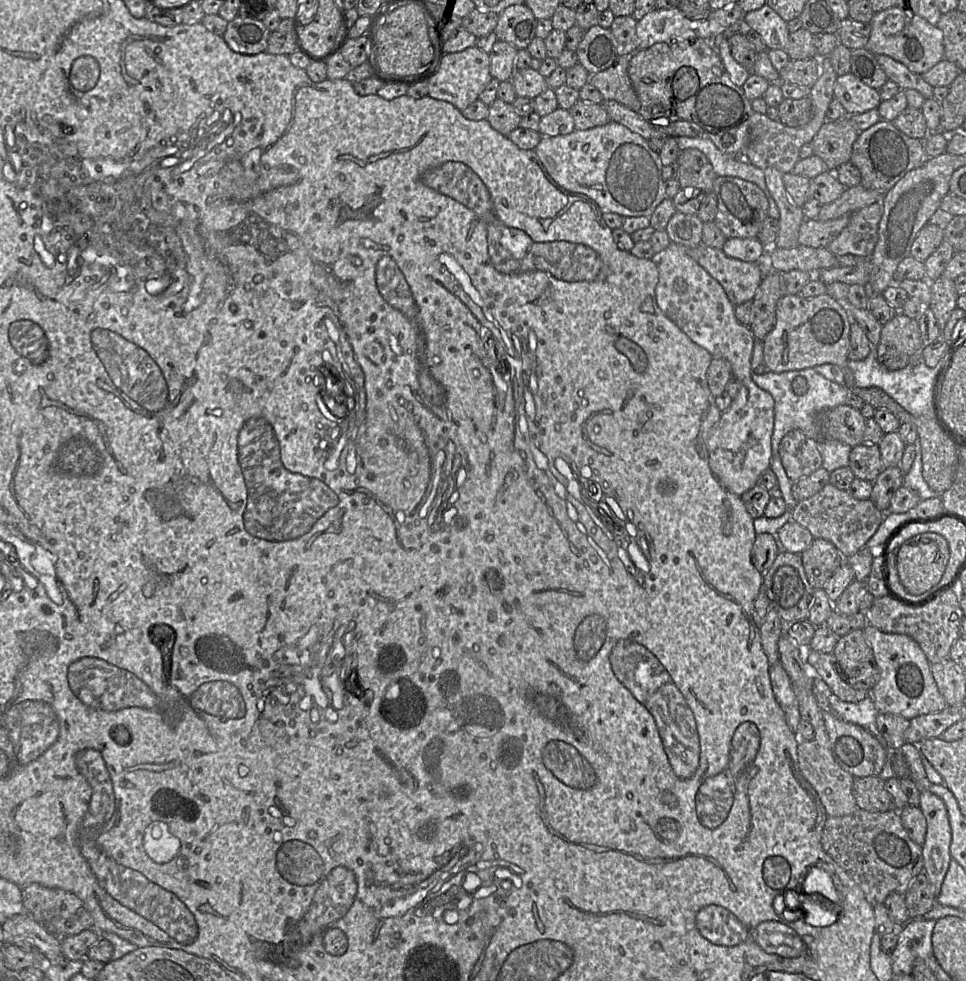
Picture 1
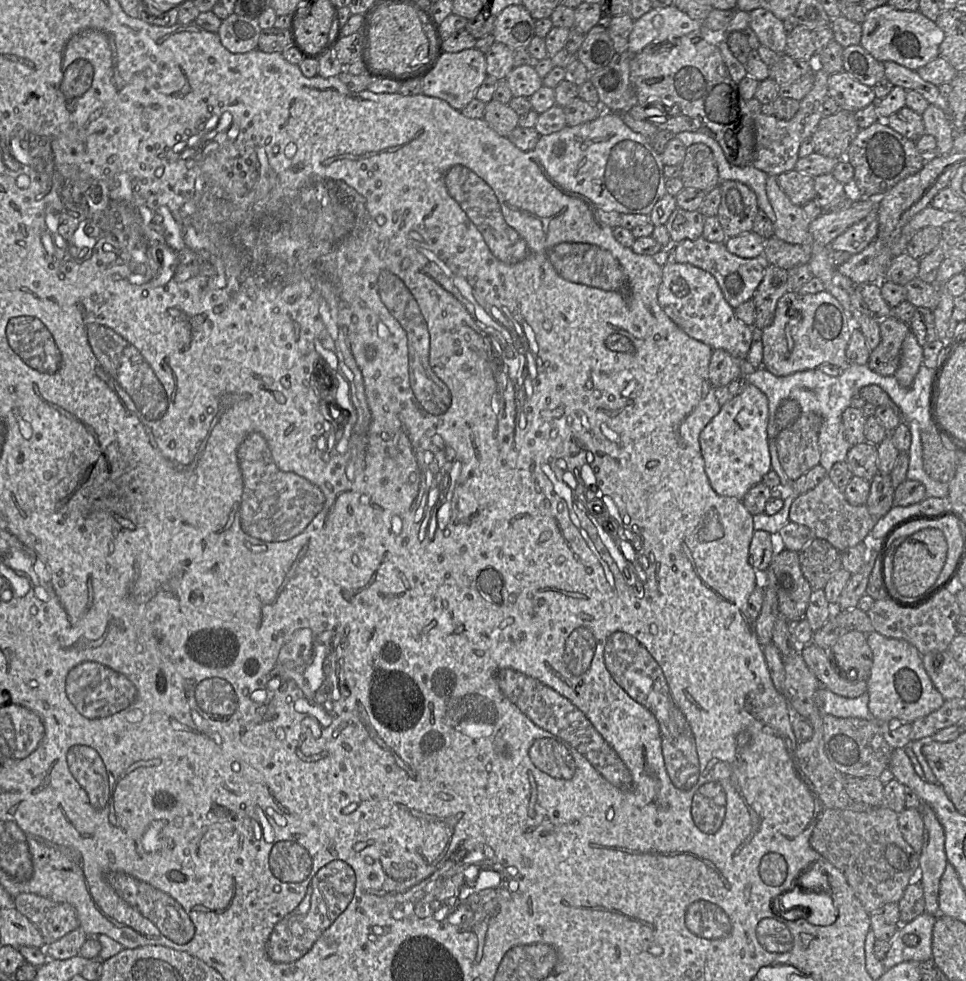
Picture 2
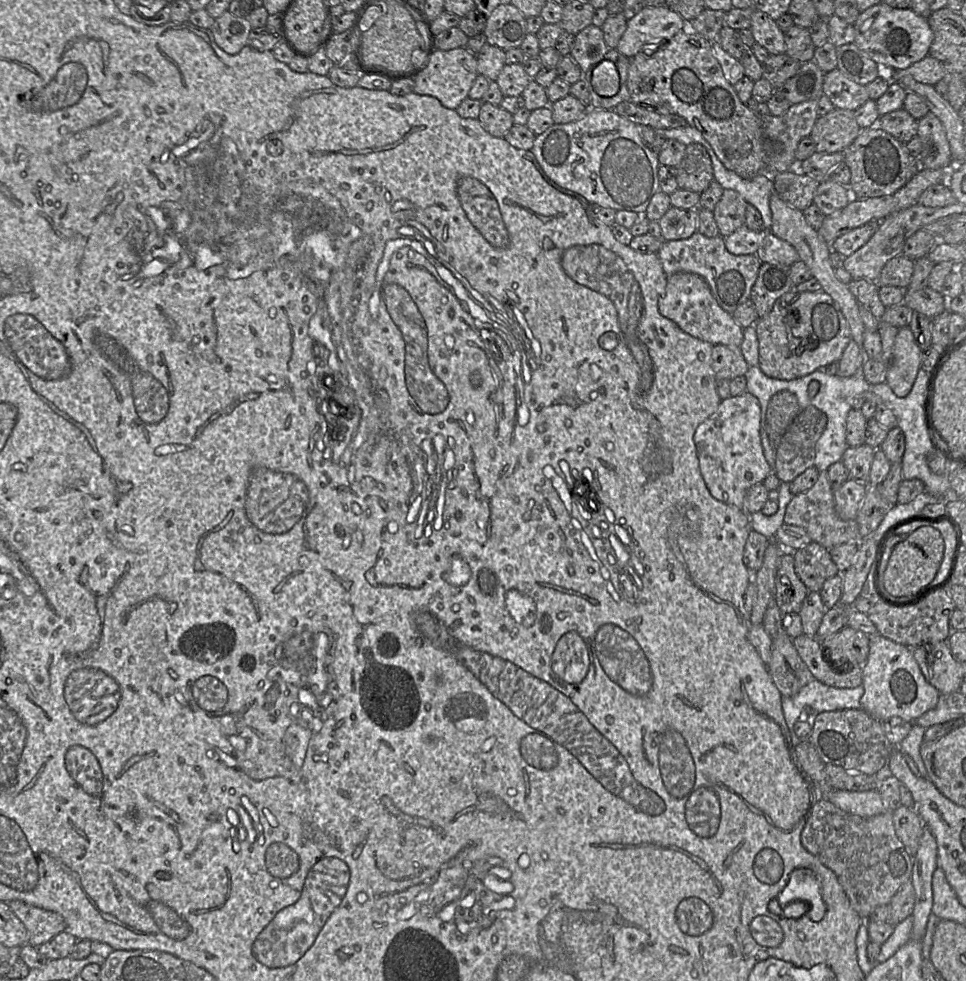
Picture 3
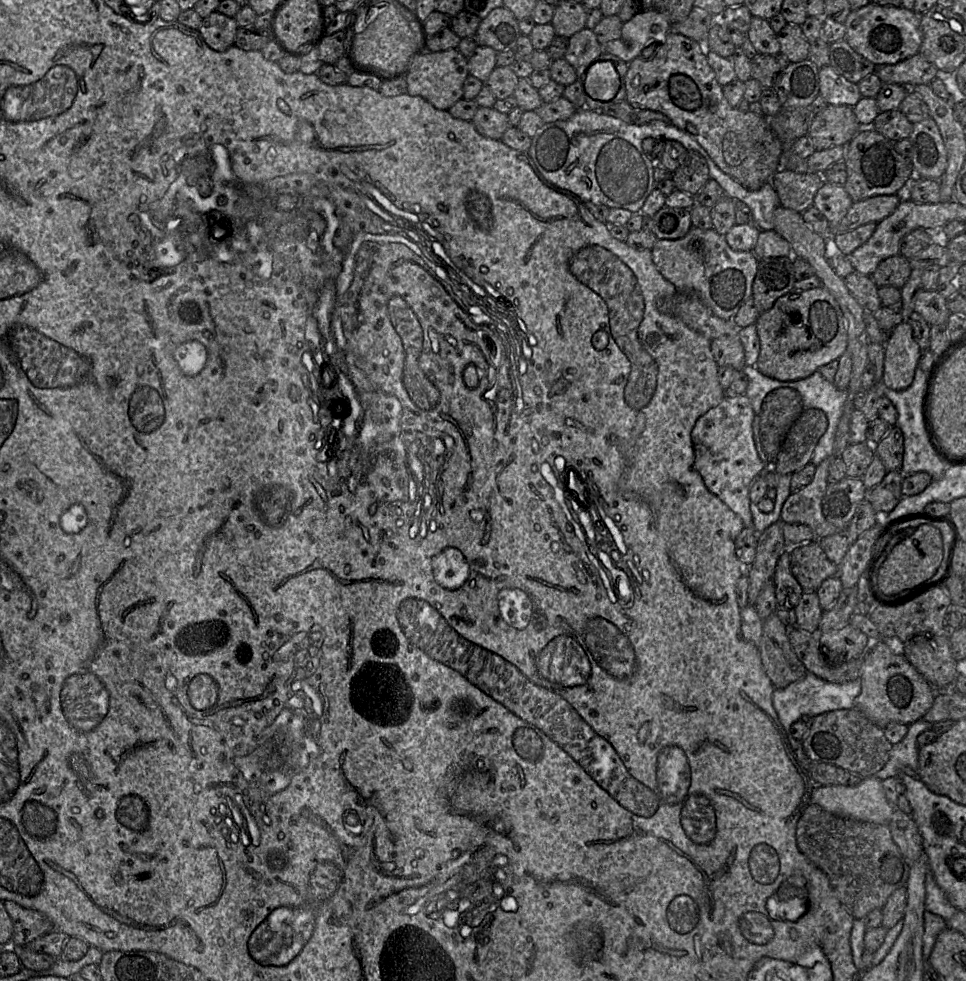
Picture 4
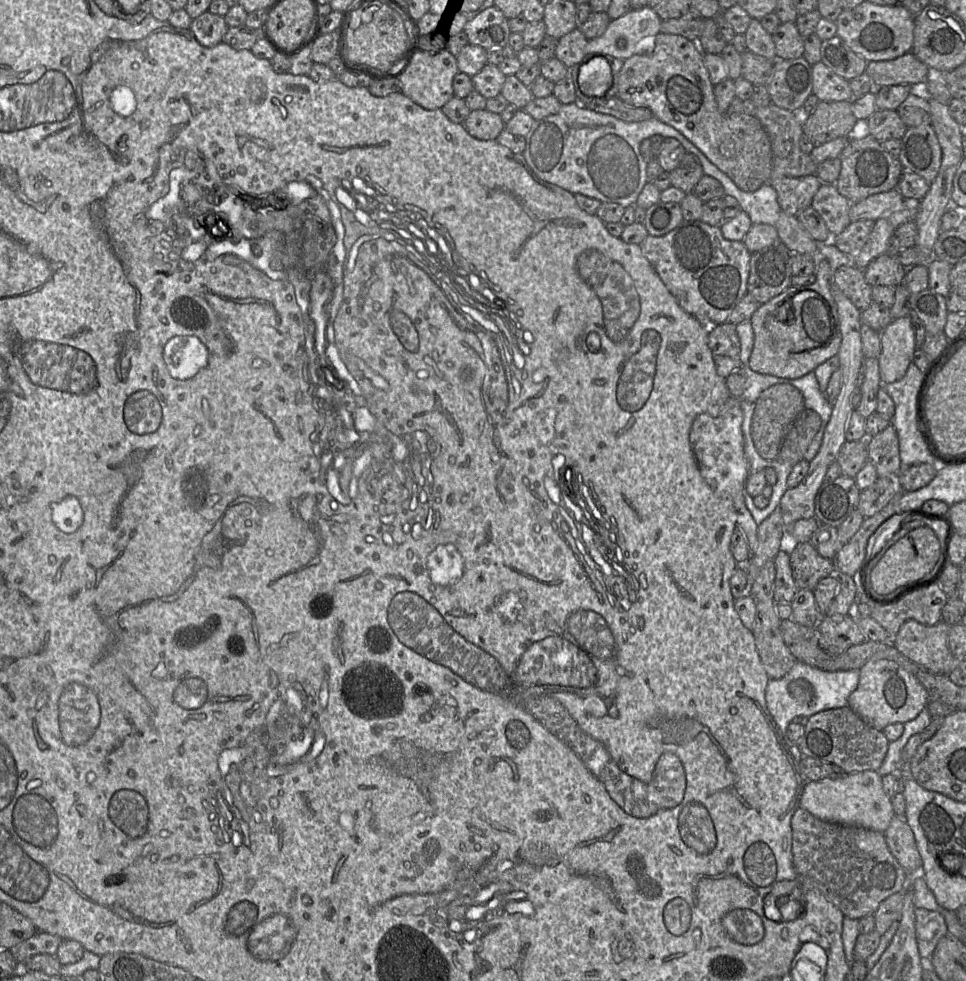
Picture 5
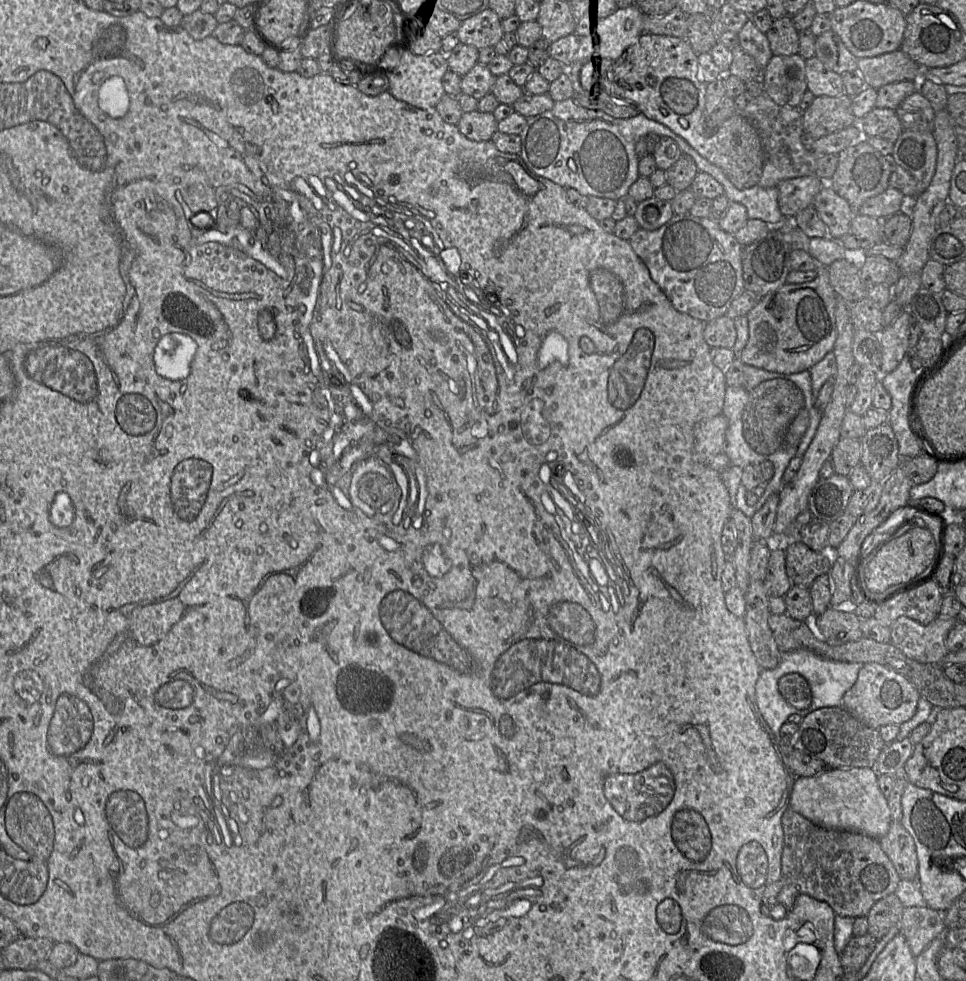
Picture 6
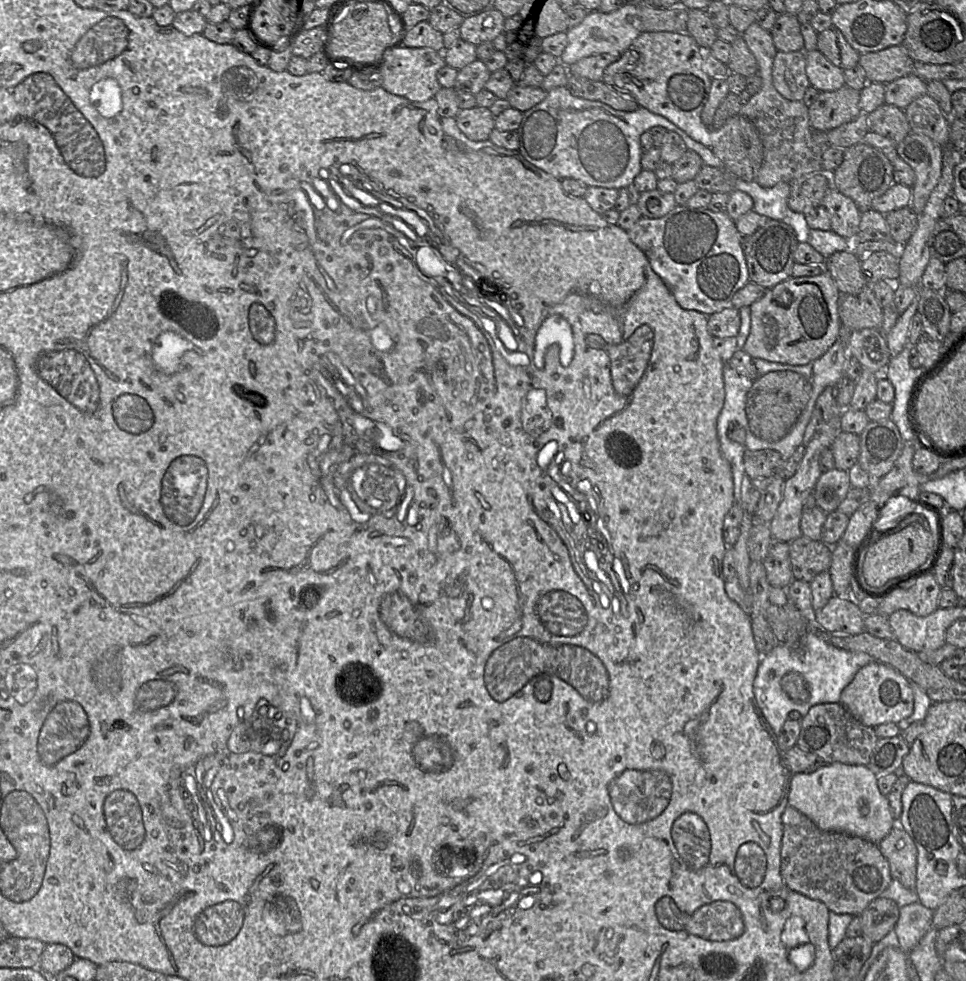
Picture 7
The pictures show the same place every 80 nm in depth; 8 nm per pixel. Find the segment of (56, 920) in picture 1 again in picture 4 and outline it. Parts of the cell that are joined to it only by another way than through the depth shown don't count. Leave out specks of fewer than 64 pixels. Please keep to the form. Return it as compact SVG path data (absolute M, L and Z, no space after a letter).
M3 901L13 923L11 946L19 948L54 930L52 921L43 913L20 906L14 901Z

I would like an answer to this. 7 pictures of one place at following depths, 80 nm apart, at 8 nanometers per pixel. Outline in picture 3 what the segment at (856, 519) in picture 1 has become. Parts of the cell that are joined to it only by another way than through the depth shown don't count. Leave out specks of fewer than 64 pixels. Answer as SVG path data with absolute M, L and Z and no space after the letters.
M827 471L819 473L816 483L808 491L793 496L786 507L784 523L803 528L811 541L827 549L857 542L861 538L856 520L842 520L837 515L834 508L833 489L829 483Z

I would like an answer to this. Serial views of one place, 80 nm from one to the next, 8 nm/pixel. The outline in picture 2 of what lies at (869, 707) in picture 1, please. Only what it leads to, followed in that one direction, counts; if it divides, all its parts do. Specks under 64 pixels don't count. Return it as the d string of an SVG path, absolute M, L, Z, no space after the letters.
M823 686L817 689L817 703L822 713L839 718L875 720L868 709L867 691L856 698L839 696Z

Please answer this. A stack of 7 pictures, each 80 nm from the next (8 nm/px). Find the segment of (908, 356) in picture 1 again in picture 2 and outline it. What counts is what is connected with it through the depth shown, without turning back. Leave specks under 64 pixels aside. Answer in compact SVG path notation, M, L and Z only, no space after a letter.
M889 316L879 320L881 340L870 353L867 365L882 376L893 376L899 367L902 343L911 331L909 324Z

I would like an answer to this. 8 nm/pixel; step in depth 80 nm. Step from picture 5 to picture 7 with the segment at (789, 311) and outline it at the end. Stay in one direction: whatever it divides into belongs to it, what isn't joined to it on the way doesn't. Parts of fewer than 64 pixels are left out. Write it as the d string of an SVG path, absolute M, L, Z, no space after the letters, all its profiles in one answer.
M824 269L823 272L817 276L812 277L790 277L783 282L768 289L764 297L756 301L750 306L751 315L751 328L749 335L743 346L743 350L748 353L752 358L761 358L763 360L778 362L782 364L791 365L806 365L813 363L815 360L823 356L828 349L838 340L841 340L841 322L838 315L838 301L840 292L832 279L831 275Z

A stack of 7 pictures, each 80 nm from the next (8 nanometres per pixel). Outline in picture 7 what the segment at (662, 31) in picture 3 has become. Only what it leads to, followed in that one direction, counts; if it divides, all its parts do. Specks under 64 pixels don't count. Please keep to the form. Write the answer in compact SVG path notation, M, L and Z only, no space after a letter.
M626 3L617 11L608 14L600 11L589 12L581 24L569 29L566 34L568 44L559 58L560 64L566 67L594 55L623 54L641 34L637 6L635 3Z

